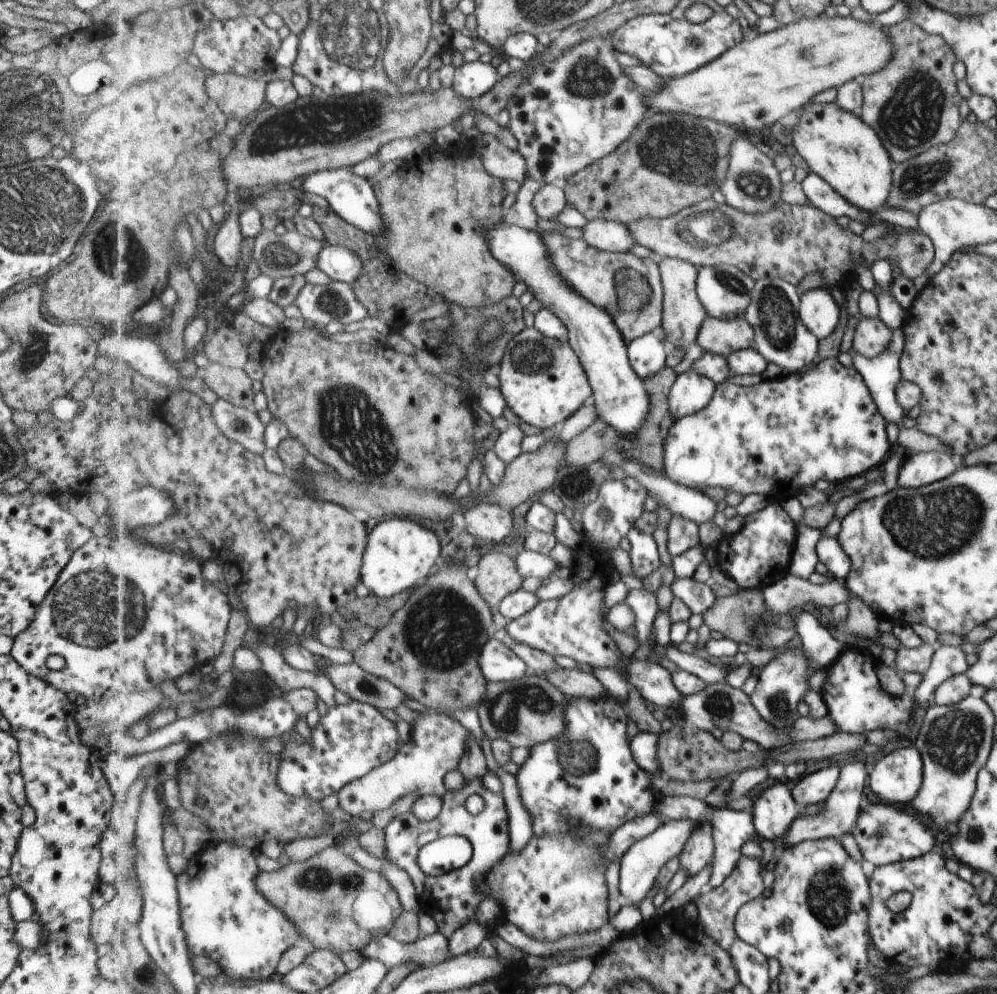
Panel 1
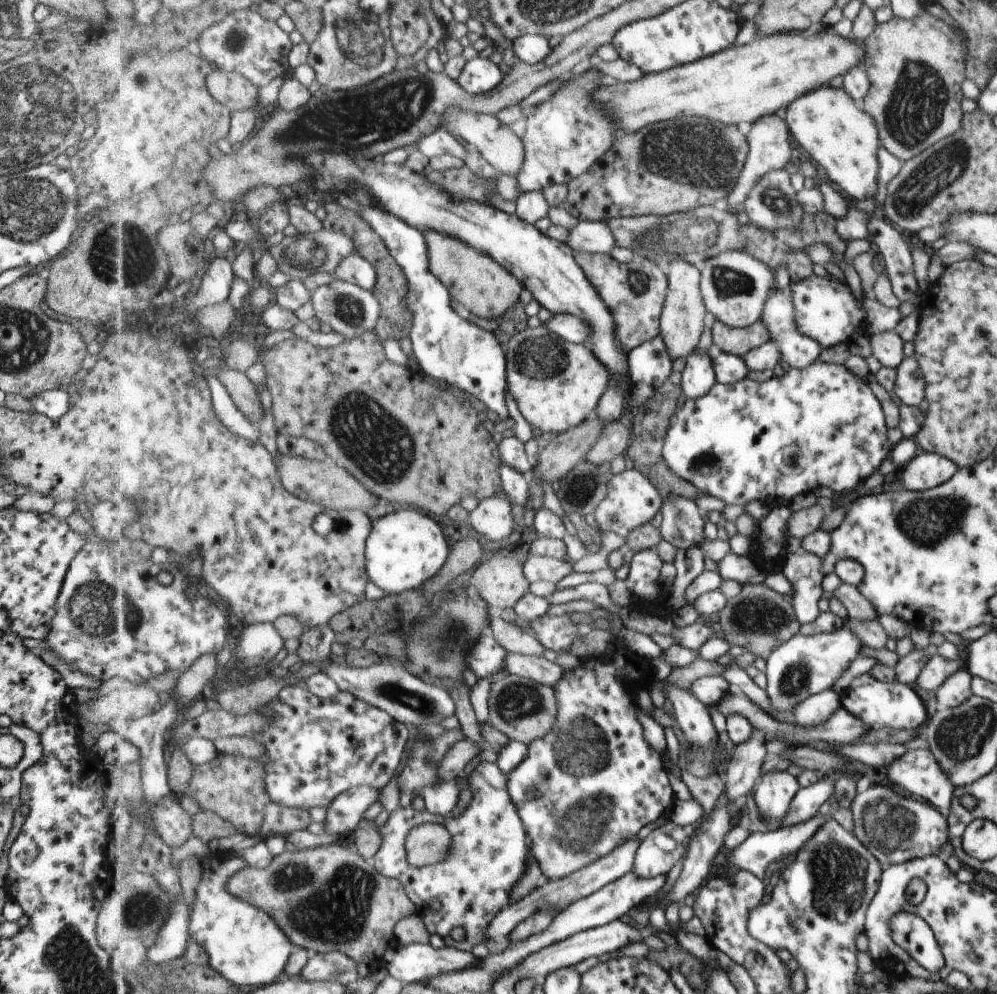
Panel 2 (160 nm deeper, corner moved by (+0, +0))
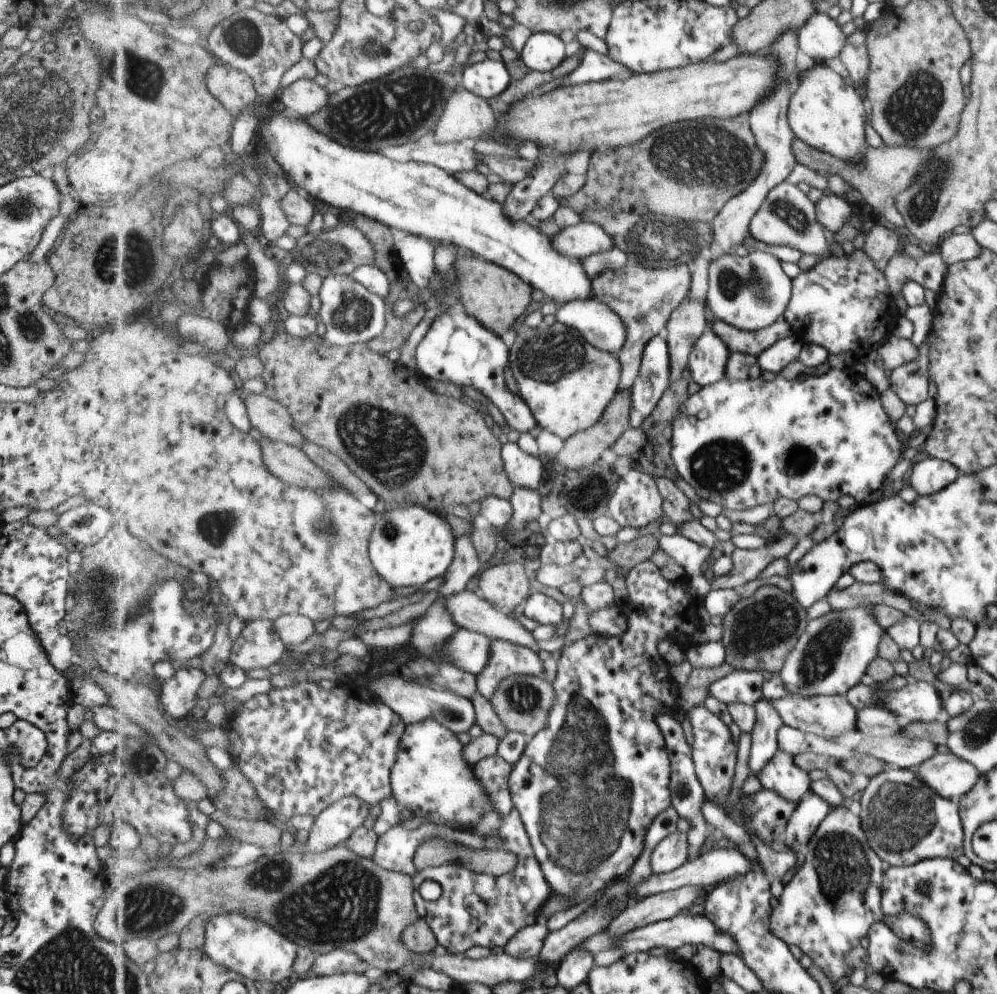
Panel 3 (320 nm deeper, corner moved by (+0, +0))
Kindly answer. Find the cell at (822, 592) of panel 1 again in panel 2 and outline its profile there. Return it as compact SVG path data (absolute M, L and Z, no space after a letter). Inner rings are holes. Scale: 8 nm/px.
M841 583L830 597L835 597L846 610L848 620L855 623L878 620L875 607L853 585Z

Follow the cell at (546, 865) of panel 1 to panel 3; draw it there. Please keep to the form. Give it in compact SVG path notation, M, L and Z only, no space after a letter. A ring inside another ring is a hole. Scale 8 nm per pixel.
M544 922L535 923L519 931L504 948L504 952L519 959L539 957L549 935Z

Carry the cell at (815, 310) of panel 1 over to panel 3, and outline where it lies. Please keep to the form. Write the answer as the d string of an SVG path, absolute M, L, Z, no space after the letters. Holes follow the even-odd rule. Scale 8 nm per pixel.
M863 249L834 257L818 258L806 271L793 278L790 302L782 316L790 324L792 336L801 343L822 346L828 354L861 350L861 346L877 346L894 334L899 316L891 296L887 294L884 272L879 270Z

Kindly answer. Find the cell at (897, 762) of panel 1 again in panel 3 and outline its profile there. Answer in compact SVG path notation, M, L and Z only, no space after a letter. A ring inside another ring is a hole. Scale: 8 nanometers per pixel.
M935 753L915 773L939 796L957 802L962 794L971 791L981 782L980 772L962 758L948 753Z

